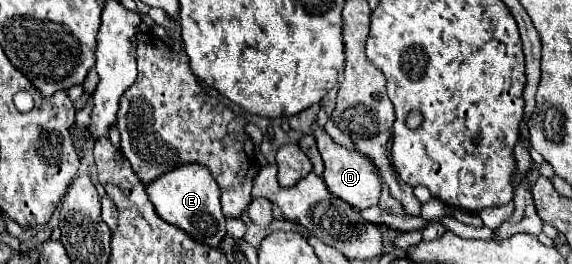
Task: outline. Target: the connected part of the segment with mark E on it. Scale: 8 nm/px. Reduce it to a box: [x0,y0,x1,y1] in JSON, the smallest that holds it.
[146,164,226,246]

